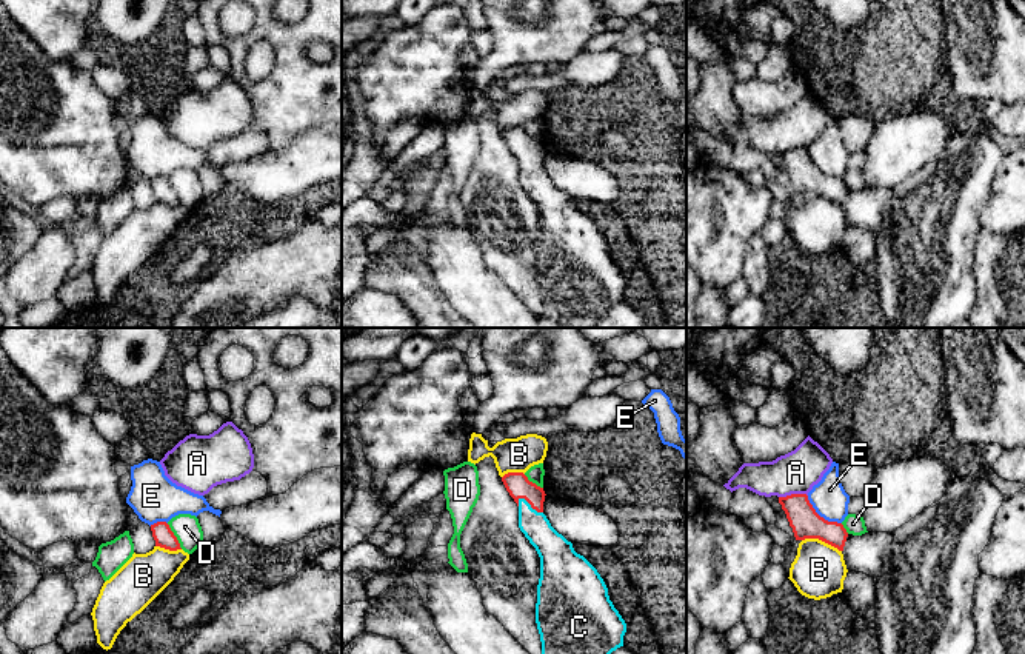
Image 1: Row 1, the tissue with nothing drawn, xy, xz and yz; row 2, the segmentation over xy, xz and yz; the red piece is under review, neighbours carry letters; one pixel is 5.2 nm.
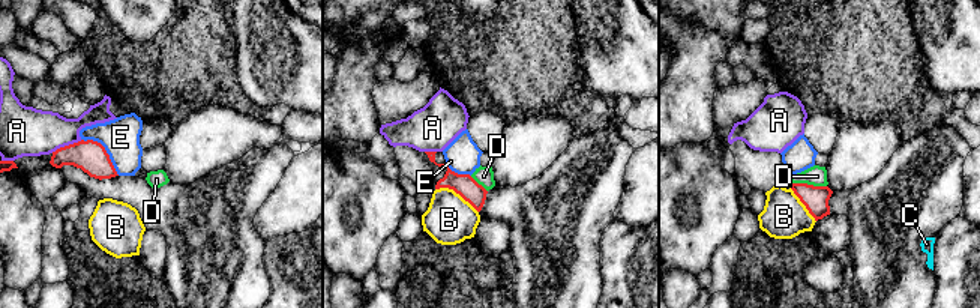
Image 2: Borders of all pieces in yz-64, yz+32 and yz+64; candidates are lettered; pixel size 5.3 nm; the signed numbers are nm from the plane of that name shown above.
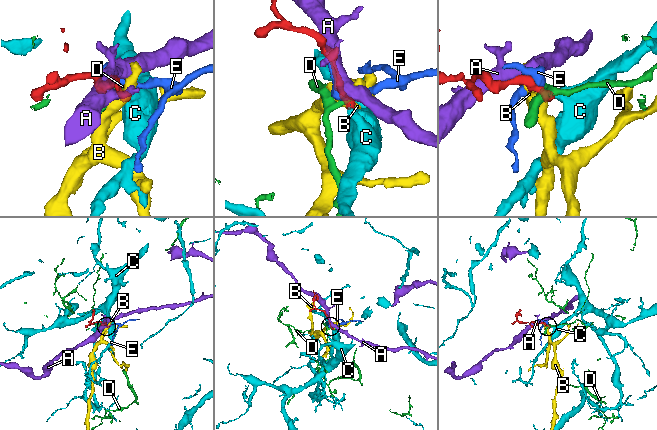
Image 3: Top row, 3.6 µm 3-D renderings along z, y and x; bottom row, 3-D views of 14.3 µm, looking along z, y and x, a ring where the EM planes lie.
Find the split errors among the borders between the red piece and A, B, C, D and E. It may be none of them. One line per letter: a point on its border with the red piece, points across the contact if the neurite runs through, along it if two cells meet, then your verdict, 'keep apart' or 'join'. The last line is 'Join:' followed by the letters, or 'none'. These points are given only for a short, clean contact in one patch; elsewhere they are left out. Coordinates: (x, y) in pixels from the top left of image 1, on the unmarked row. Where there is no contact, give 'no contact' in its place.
A: contact yz (793, 150); keep apart
B: contact yz (822, 196); border yz (802, 194), (821, 194), (841, 206); keep apart
C: contact xz (530, 159); way xz (517, 140), (530, 159), (531, 176), (550, 200); join
D: contact xy (174, 191); border xy (166, 179), (182, 203); keep apart
E: contact yz (819, 171); border yz (807, 151), (811, 162), (821, 171), (841, 179); keep apart
Join: C

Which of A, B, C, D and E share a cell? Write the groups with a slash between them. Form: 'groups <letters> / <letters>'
groups A / B / C / D / E

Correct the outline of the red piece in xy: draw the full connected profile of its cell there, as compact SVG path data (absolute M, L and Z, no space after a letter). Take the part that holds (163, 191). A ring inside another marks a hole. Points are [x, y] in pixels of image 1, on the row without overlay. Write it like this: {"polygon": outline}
{"polygon": "M157 177L151 180L152 192L155 195L155 202L177 206L182 205L177 192L171 186L169 180L166 177Z"}

